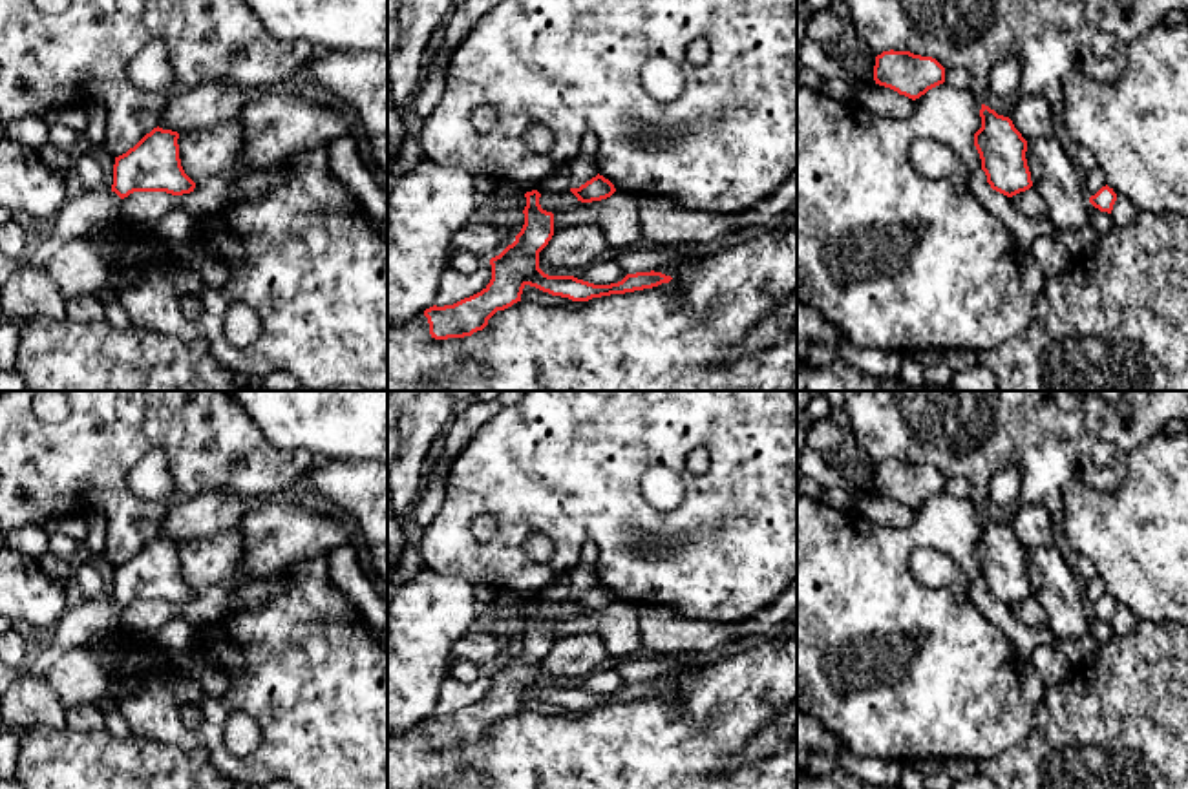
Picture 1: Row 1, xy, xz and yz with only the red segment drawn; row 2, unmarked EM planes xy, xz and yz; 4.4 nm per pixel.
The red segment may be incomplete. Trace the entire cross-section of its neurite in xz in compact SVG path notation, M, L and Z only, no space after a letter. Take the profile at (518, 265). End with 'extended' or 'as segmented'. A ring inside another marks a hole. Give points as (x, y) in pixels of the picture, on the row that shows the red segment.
M537 190L526 192L525 197L525 225L515 236L515 241L490 259L490 283L481 292L453 305L433 305L424 310L431 338L464 338L483 331L497 310L521 301L526 285L572 301L589 301L601 296L652 289L673 279L671 276L651 270L627 274L618 283L594 285L574 276L545 274L539 268L539 252L554 236L554 214L541 208L541 194Z | as segmented

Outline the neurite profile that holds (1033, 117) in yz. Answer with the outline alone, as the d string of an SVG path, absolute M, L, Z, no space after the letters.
M1031 95L1014 99L1009 119L1025 141L1033 141L1053 137L1058 115L1042 97Z

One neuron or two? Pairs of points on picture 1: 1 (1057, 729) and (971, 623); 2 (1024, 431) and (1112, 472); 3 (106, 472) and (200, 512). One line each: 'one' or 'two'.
1: two
2: one
3: two

